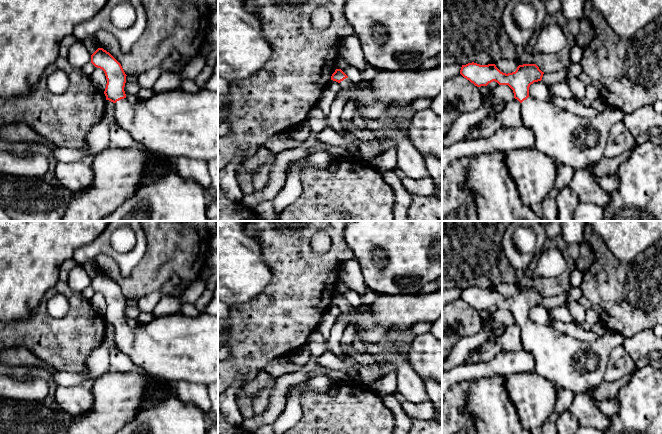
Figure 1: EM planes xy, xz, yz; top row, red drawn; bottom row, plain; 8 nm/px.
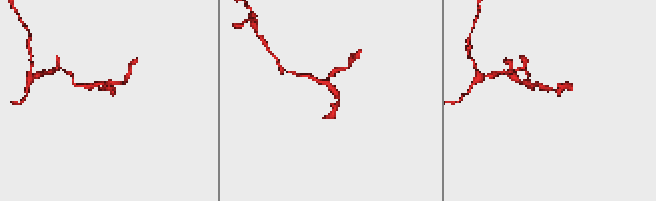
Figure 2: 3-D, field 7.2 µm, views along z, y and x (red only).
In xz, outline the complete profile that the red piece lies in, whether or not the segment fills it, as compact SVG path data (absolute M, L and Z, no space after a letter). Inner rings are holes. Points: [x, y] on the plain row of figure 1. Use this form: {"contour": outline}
{"contour": "M442 290L430 293L377 295L377 299L370 305L354 307L341 294L336 293L331 304L340 308L340 316L347 319L347 326L355 328L354 336L365 344L377 344L383 336L393 338L419 322L433 324L442 315Z"}

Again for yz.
{"contour": "M472 286L462 289L460 298L477 311L487 310L493 305L499 309L508 309L513 314L514 322L521 327L522 350L532 354L536 374L551 381L558 388L569 390L575 395L590 393L605 381L604 374L609 355L614 348L623 346L624 343L624 337L615 331L608 330L596 341L582 342L551 326L538 325L530 321L530 309L541 305L544 298L536 288L519 289L515 296L506 298L495 288L480 289Z"}

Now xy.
{"contour": "M98 272L91 287L104 295L106 324L114 327L116 349L124 353L135 369L170 383L186 381L210 385L218 382L218 316L202 313L189 317L182 313L159 316L144 327L131 328L124 315L126 298L121 288L106 274Z"}

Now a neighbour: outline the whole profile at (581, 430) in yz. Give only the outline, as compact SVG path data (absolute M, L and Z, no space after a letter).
M580 426L576 432L576 434L604 434L603 431L598 430L594 427L583 427Z

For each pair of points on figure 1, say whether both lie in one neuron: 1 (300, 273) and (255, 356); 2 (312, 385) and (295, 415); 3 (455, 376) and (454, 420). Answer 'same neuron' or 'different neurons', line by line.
1: same neuron
2: same neuron
3: different neurons

